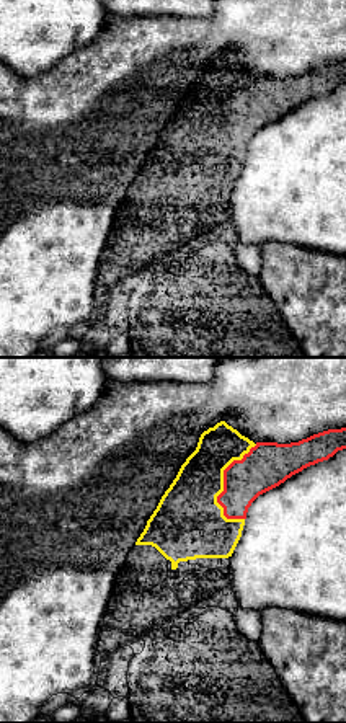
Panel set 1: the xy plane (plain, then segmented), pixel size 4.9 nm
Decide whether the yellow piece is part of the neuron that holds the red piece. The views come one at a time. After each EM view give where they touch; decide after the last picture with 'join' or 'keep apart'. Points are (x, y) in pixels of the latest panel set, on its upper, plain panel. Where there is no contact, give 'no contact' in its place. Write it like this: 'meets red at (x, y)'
meets red at (224, 113)

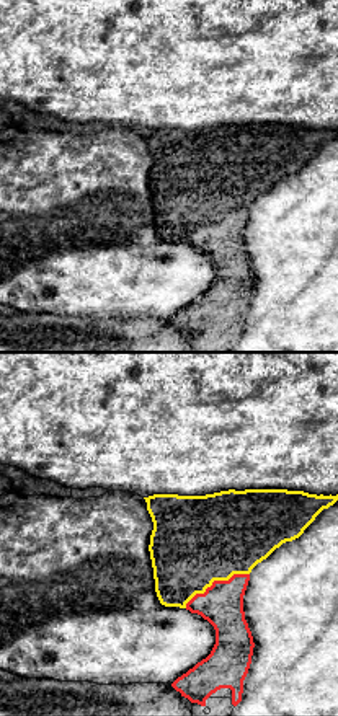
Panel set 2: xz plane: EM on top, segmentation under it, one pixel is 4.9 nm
meets red at (216, 216)

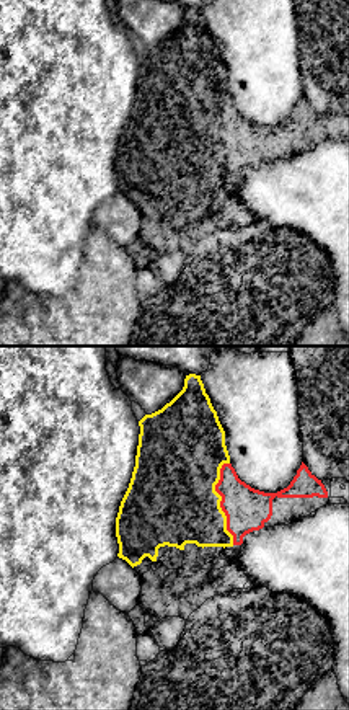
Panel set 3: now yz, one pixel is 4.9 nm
meets red at (220, 137)

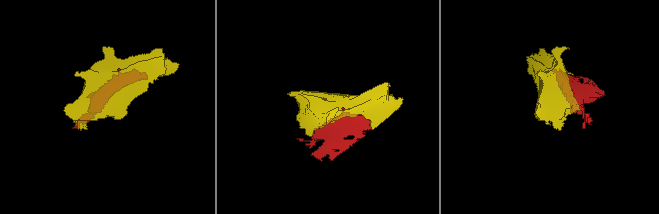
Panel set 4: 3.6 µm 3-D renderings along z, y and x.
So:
join

